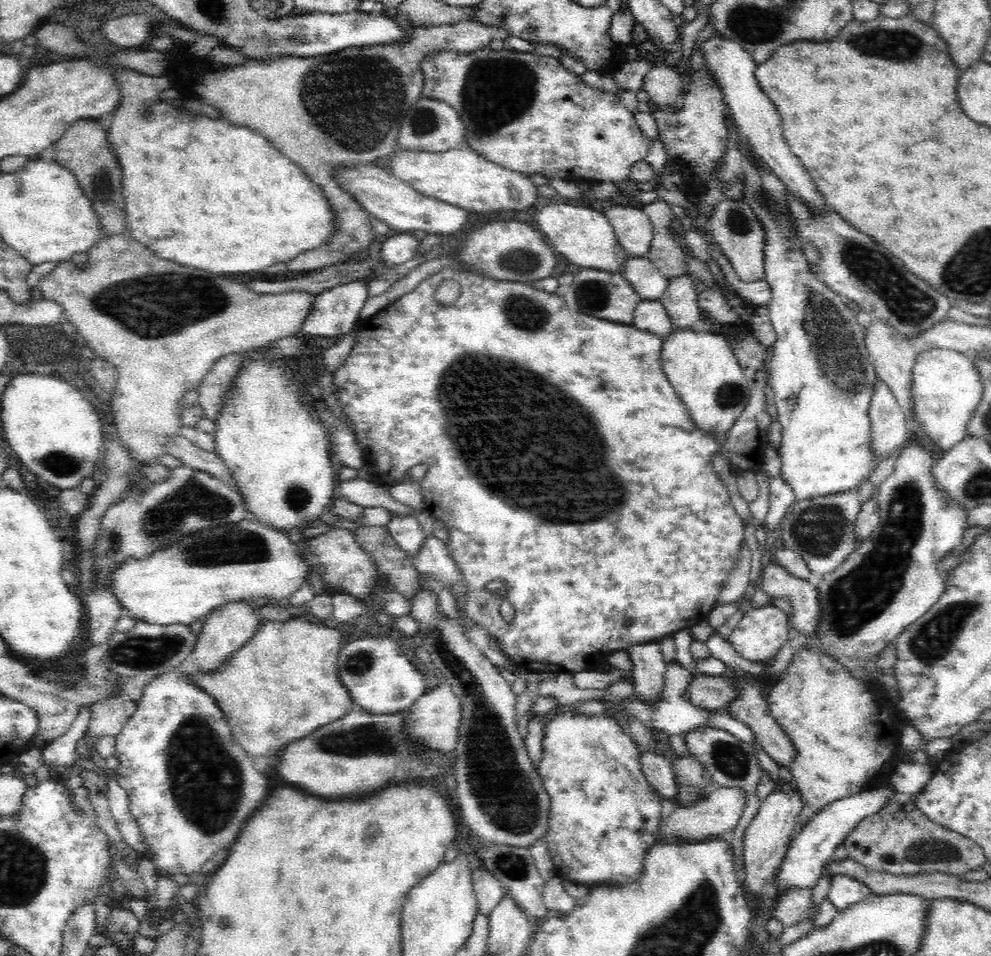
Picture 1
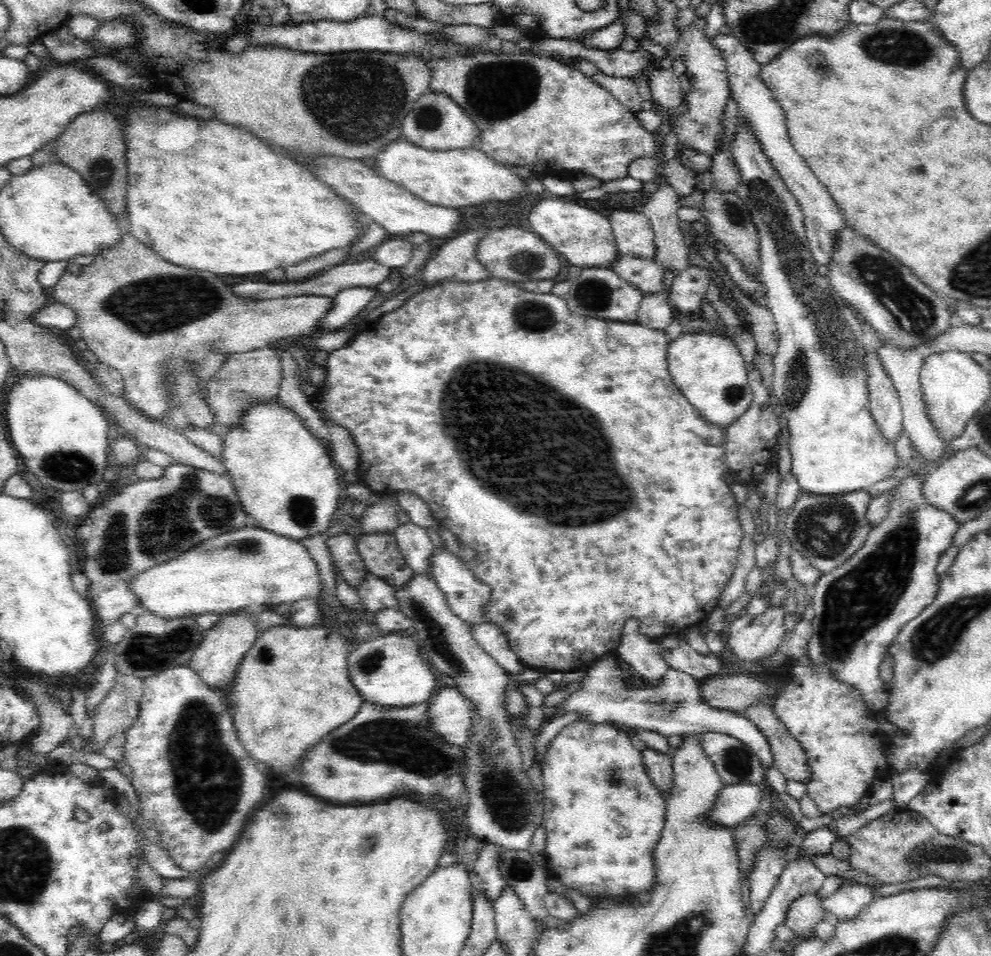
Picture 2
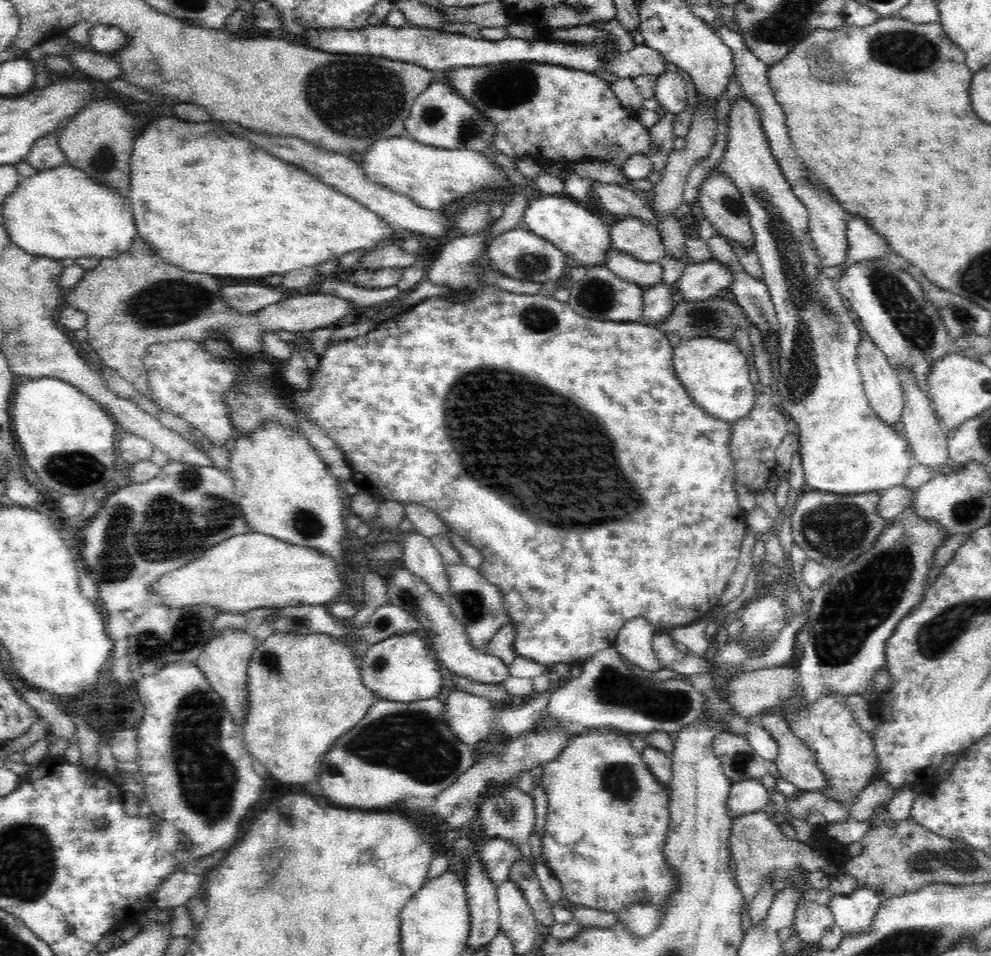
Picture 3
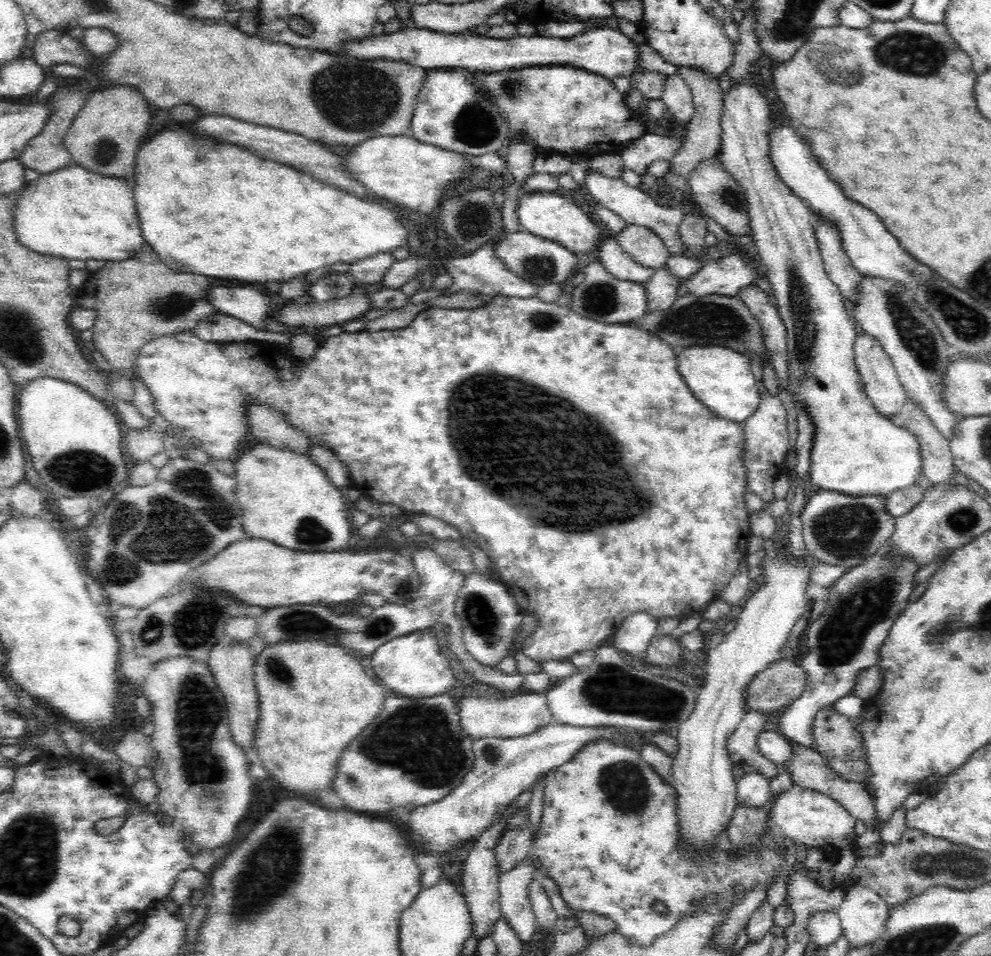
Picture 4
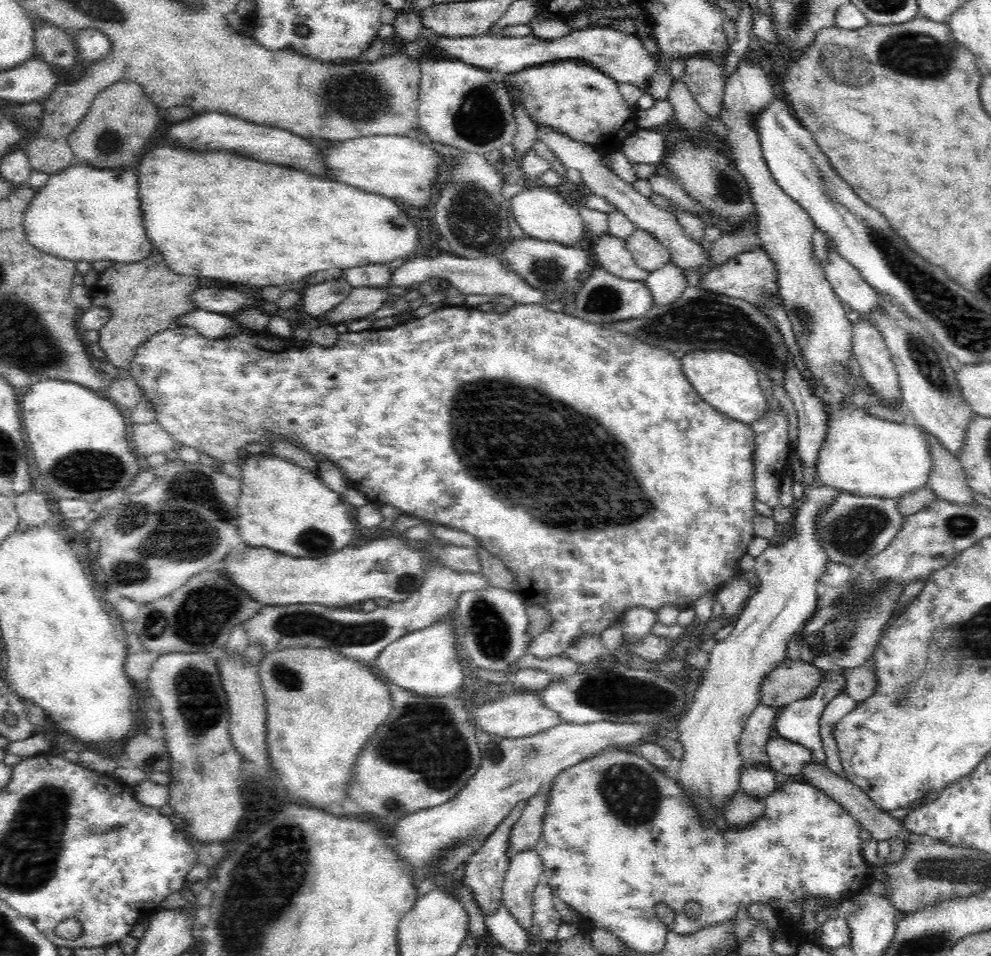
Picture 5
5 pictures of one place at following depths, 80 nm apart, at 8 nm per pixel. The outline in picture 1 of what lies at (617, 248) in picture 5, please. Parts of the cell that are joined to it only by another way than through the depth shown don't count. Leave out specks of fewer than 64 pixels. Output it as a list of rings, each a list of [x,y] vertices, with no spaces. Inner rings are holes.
[[[629,257],[620,272],[629,284],[646,300],[658,300],[668,287],[669,278],[648,257]]]

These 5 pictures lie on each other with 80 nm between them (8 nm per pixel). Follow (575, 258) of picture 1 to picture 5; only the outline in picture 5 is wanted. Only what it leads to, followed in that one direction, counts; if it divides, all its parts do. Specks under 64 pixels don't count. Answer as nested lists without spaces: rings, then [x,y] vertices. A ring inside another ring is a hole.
[[[528,187],[521,192],[518,192],[511,198],[511,215],[518,223],[518,226],[522,228],[526,237],[535,238],[536,240],[547,240],[548,242],[557,242],[568,246],[574,246],[574,244],[576,244],[576,242],[583,236],[585,240],[588,239],[586,238],[582,217],[578,214],[578,211],[576,211],[572,205],[567,203],[552,188]]]

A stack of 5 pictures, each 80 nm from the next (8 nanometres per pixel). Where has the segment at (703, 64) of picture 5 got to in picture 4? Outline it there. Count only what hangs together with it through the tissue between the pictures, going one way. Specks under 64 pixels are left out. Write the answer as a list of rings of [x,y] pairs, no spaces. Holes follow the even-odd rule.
[[[688,66],[679,68],[679,76],[690,87],[696,114],[694,114],[694,118],[686,125],[686,140],[682,148],[669,159],[670,168],[666,174],[667,178],[664,180],[664,192],[667,200],[670,200],[670,202],[680,202],[684,198],[684,192],[691,192],[688,184],[691,172],[695,170],[702,159],[712,158],[719,153],[723,133],[721,118],[723,115],[724,99],[722,98],[723,94],[720,89],[719,80],[713,78],[700,68],[689,68]]]

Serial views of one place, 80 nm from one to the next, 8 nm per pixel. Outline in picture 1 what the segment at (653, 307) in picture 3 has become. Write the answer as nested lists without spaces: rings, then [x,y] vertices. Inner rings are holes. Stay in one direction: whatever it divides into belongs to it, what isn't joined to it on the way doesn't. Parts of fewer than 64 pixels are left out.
[[[642,299],[636,307],[632,325],[640,330],[650,331],[665,339],[673,332],[670,315],[664,309],[664,303],[662,303],[661,299]]]

